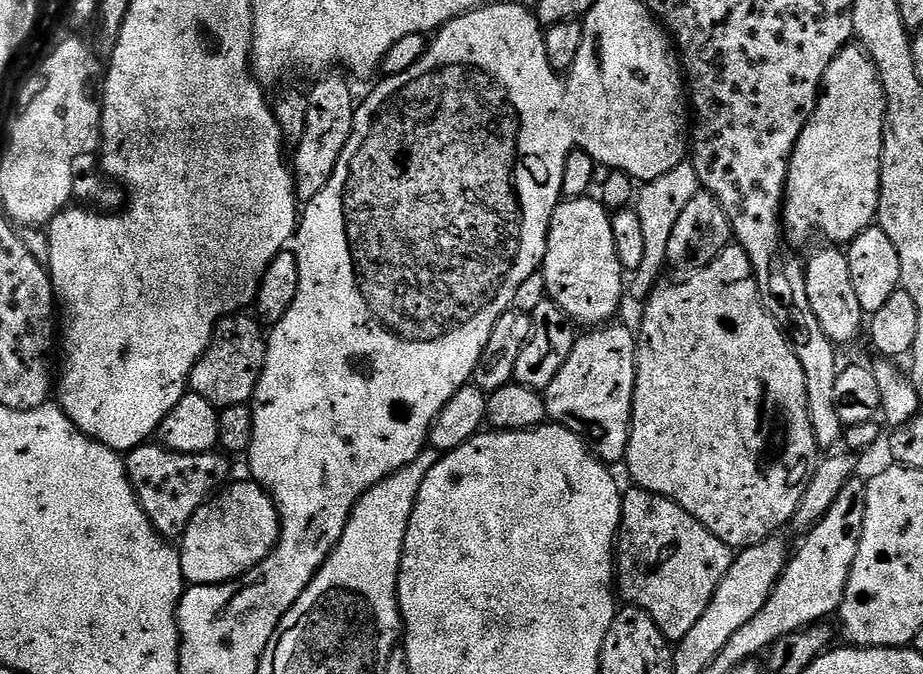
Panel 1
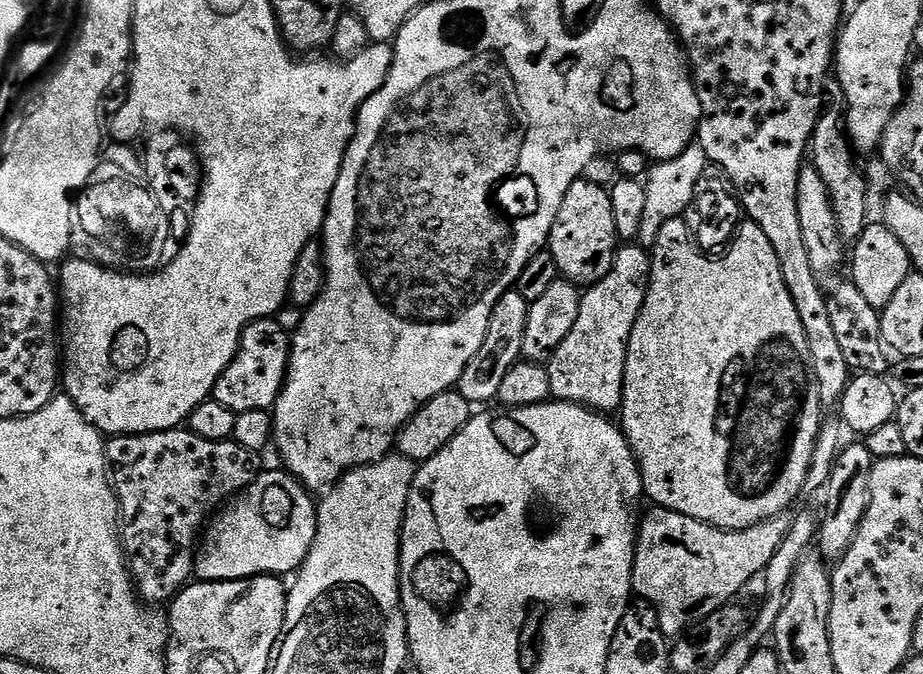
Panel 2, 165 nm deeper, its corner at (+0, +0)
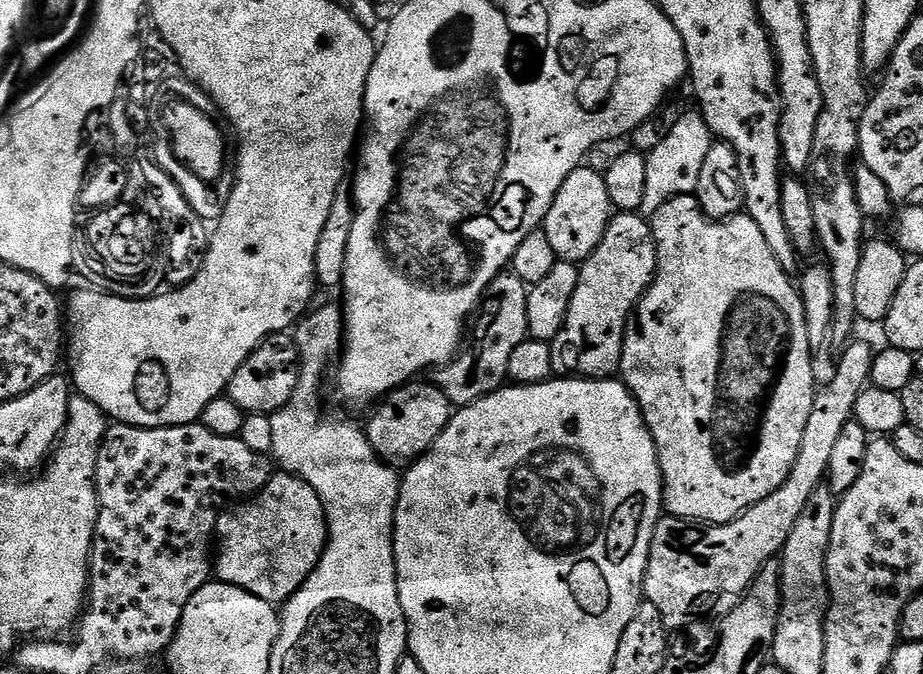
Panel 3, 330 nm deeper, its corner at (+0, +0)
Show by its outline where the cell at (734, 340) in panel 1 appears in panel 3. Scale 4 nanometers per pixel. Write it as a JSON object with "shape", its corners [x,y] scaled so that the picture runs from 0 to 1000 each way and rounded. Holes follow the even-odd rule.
{"shape":[[[753,289],[726,294],[704,323],[709,359],[711,361],[711,412],[702,432],[689,453],[685,473],[676,493],[676,518],[670,547],[676,571],[685,580],[685,589],[696,608],[696,620],[711,657],[715,681],[715,700],[719,706],[719,754],[723,764],[737,772],[749,772],[761,777],[789,777],[798,772],[810,754],[834,739],[839,727],[856,709],[860,685],[869,668],[869,644],[873,644],[873,626],[882,608],[882,591],[886,580],[884,558],[880,553],[882,518],[873,496],[871,447],[867,442],[859,411],[849,402],[843,389],[830,347],[821,341],[808,318],[798,318],[787,326],[769,326],[758,309]]]}

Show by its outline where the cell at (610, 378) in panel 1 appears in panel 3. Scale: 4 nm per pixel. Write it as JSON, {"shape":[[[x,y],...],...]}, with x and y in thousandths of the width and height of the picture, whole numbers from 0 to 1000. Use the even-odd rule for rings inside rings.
{"shape":[[[673,315],[659,328],[659,340],[644,377],[627,393],[626,430],[622,430],[622,448],[618,448],[618,466],[609,490],[596,507],[598,512],[598,550],[603,559],[652,564],[668,556],[676,493],[685,473],[690,451],[711,412],[711,361],[705,331],[688,315]]]}

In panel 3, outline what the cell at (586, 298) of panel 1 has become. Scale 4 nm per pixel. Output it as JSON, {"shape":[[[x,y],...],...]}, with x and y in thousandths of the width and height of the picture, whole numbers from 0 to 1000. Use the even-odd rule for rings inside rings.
{"shape":[[[637,248],[622,251],[613,270],[609,270],[609,282],[605,282],[587,334],[592,353],[596,353],[596,365],[600,365],[603,386],[616,386],[622,393],[637,386],[639,377],[648,371],[659,340],[659,328],[665,319],[653,260]]]}

